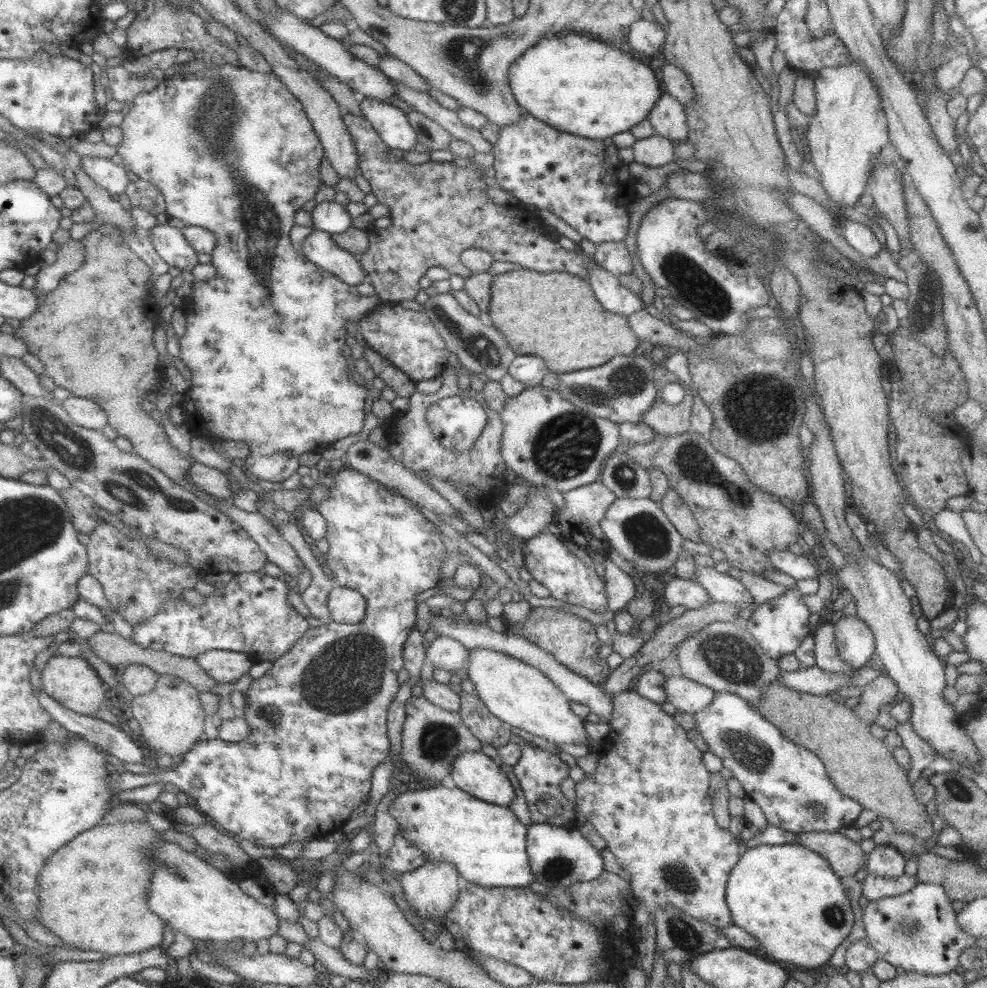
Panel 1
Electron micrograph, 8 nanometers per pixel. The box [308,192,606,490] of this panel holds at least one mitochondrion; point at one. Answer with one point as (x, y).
(565, 448)

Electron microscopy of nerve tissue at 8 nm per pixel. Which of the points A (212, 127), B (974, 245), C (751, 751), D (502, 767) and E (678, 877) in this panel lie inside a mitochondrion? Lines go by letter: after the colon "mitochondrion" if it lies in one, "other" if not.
A: mitochondrion
B: other
C: mitochondrion
D: other
E: mitochondrion

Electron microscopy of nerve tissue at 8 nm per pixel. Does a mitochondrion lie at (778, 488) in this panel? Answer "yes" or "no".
no

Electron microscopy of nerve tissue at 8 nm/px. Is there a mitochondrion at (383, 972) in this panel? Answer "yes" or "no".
no

